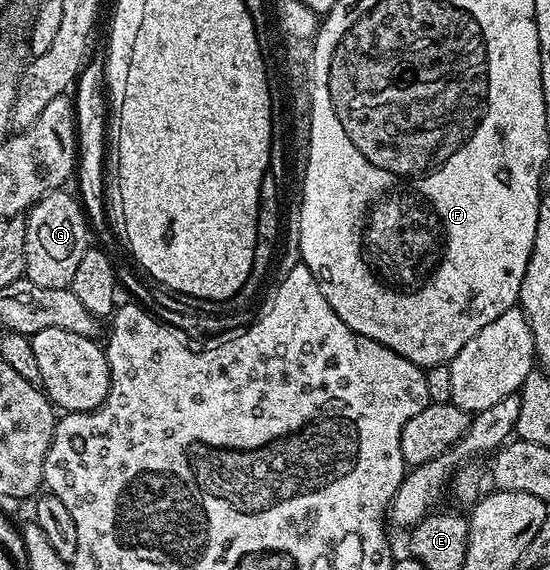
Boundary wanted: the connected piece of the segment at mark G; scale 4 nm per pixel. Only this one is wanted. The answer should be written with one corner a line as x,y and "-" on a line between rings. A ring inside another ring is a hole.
60,189
45,194
25,215
27,242
23,250
26,253
24,276
32,285
40,288
68,288
88,248
88,219
82,209
82,203
73,193
66,193
65,189

